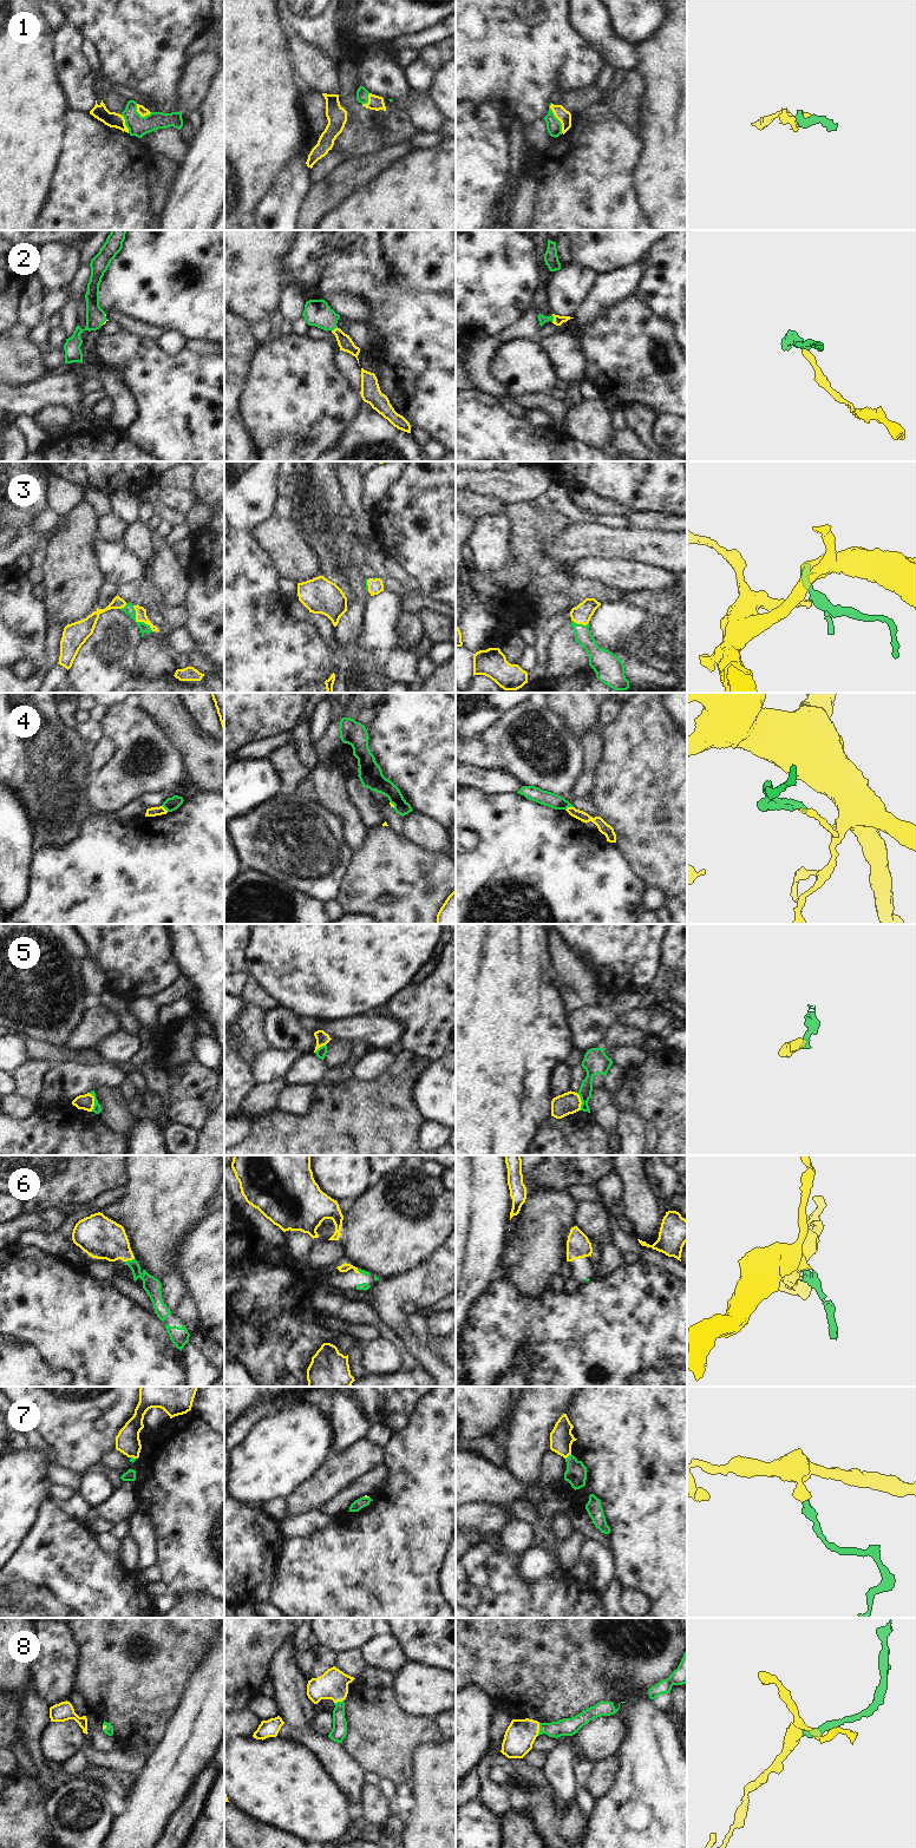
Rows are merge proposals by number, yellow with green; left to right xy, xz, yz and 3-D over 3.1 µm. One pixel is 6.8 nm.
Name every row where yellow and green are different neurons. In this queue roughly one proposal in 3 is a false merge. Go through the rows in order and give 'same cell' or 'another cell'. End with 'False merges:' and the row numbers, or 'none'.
1: same cell
2: same cell
3: same cell
4: another cell
5: another cell
6: same cell
7: another cell
8: same cell
False merges: 4, 5, 7

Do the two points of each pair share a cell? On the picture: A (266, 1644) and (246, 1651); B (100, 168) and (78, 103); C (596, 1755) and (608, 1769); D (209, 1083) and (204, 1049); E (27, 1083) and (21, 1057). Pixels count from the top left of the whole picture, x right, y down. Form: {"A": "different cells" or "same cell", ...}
{"A": "same cell", "B": "different cells", "C": "different cells", "D": "different cells", "E": "different cells"}

